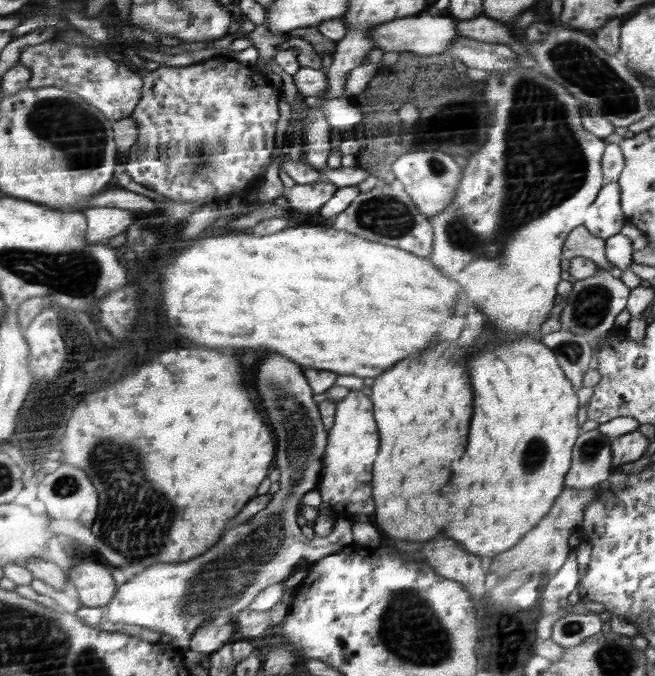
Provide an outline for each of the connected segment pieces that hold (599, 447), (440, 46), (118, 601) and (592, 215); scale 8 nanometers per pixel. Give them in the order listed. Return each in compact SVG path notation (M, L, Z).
M598 429L579 437L572 459L572 472L568 472L568 488L582 490L608 481L613 469L612 441L613 438Z
M424 13L420 16L409 16L403 19L394 19L388 23L380 23L379 26L371 30L371 40L376 47L381 48L384 52L406 51L414 54L432 55L446 52L448 47L456 39L464 38L458 36L455 31L457 20L448 16Z
M268 354L266 358L262 358L256 364L252 380L256 384L256 392L260 392L260 396L264 396L264 408L268 408L268 416L272 416L272 428L276 428L276 440L280 440L280 456L276 456L276 467L280 469L280 489L273 494L267 508L264 508L264 512L260 512L260 516L254 516L248 522L248 526L244 524L240 528L229 530L224 536L224 540L216 548L212 548L204 556L198 556L196 560L190 560L184 564L180 564L180 562L160 564L160 566L148 568L146 572L130 576L129 580L119 587L118 596L110 604L98 608L86 606L86 608L78 610L76 613L80 616L80 620L90 622L90 624L102 624L104 620L110 620L110 622L120 622L122 626L147 627L162 634L169 634L179 646L187 650L190 649L194 634L202 627L212 624L216 618L220 618L226 612L232 612L237 617L241 610L250 607L260 591L286 580L299 569L302 560L314 563L324 558L325 555L330 556L353 542L351 519L336 521L333 531L328 536L314 535L311 540L305 535L302 536L302 532L296 524L298 506L300 506L302 496L308 490L312 490L320 480L320 470L322 470L320 456L324 454L326 436L329 433L321 421L316 402L312 400L314 394L302 374L302 368L280 354Z
M618 181L606 182L594 202L584 210L585 226L594 236L606 240L618 234L624 224L622 192Z

